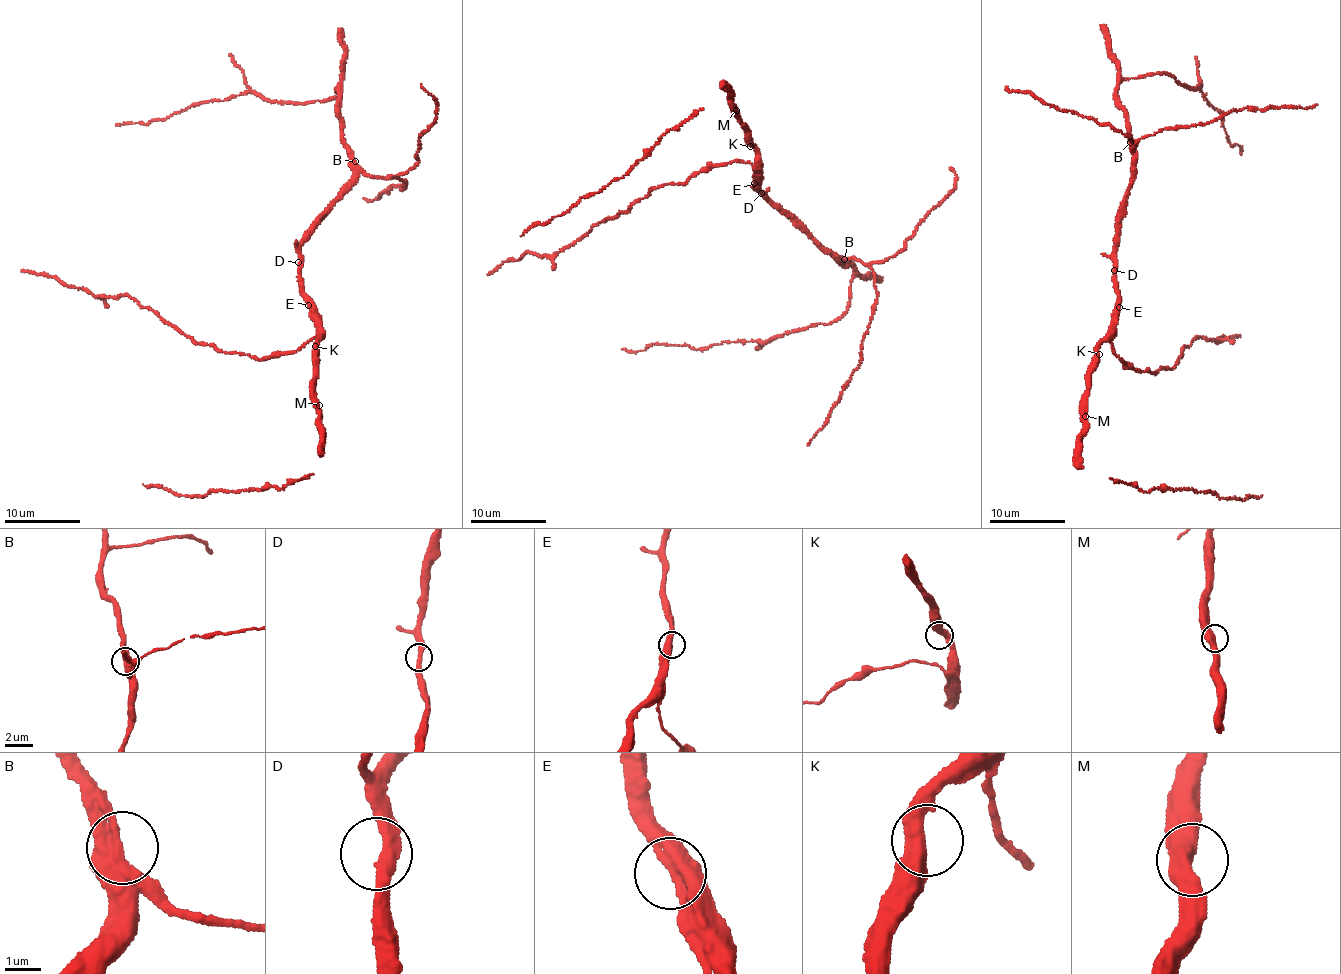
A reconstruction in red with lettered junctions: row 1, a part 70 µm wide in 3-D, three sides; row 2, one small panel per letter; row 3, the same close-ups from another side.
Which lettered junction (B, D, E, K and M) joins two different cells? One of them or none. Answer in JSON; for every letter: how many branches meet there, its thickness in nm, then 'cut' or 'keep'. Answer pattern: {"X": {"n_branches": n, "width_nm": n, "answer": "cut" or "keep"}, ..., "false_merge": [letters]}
{"B": {"n_branches": 2, "width_nm": 550, "answer": "keep"}, "D": {"n_branches": 2, "width_nm": 360, "answer": "keep"}, "E": {"n_branches": 2, "width_nm": 480, "answer": "keep"}, "K": {"n_branches": 2, "width_nm": 440, "answer": "keep"}, "M": {"n_branches": 2, "width_nm": 500, "answer": "keep"}, "false_merge": []}

